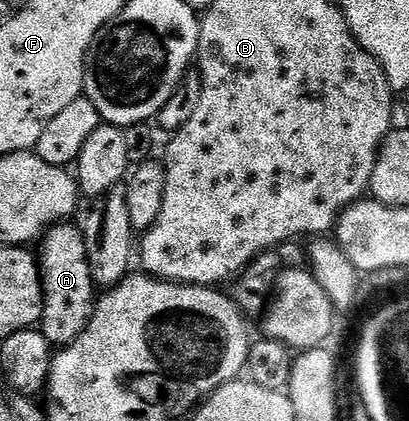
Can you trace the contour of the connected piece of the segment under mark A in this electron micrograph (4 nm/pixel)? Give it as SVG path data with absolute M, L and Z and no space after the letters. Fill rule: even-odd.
M69 221L50 227L40 239L42 247L36 250L36 257L42 272L42 291L46 303L42 309L40 329L50 341L51 347L61 348L72 344L84 332L94 315L96 285L89 267L88 252L85 250L85 236L78 226Z

